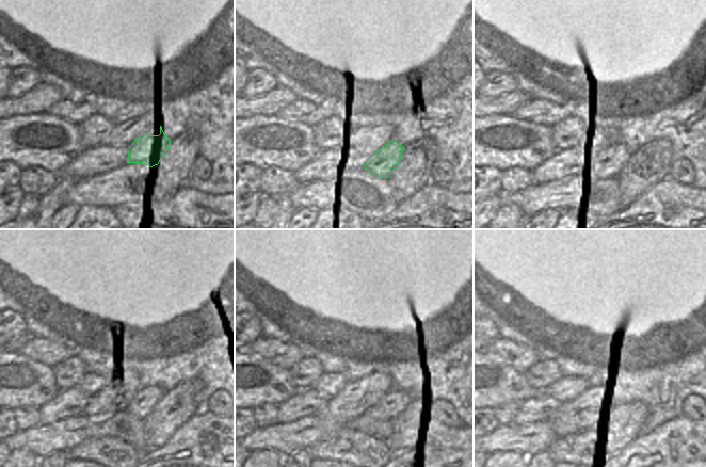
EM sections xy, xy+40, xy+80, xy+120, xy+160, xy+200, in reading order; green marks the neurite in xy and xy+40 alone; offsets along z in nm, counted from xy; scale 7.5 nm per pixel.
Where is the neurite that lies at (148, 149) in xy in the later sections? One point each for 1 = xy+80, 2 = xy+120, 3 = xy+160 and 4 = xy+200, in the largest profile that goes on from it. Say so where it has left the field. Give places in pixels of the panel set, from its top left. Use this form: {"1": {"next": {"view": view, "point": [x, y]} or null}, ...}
{"1": {"next": {"view": "xy+80", "point": [610, 163]}}, "2": {"next": {"view": "xy+120", "point": [130, 392]}}, "3": {"next": {"view": "xy+160", "point": [375, 390]}}, "4": {"next": {"view": "xy+200", "point": [583, 412]}}}

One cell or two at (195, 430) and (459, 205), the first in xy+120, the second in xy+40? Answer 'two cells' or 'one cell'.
one cell

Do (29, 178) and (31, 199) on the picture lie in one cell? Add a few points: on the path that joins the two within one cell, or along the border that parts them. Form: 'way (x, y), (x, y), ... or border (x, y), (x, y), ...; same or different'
border (23, 192), (30, 192), (37, 197); different

